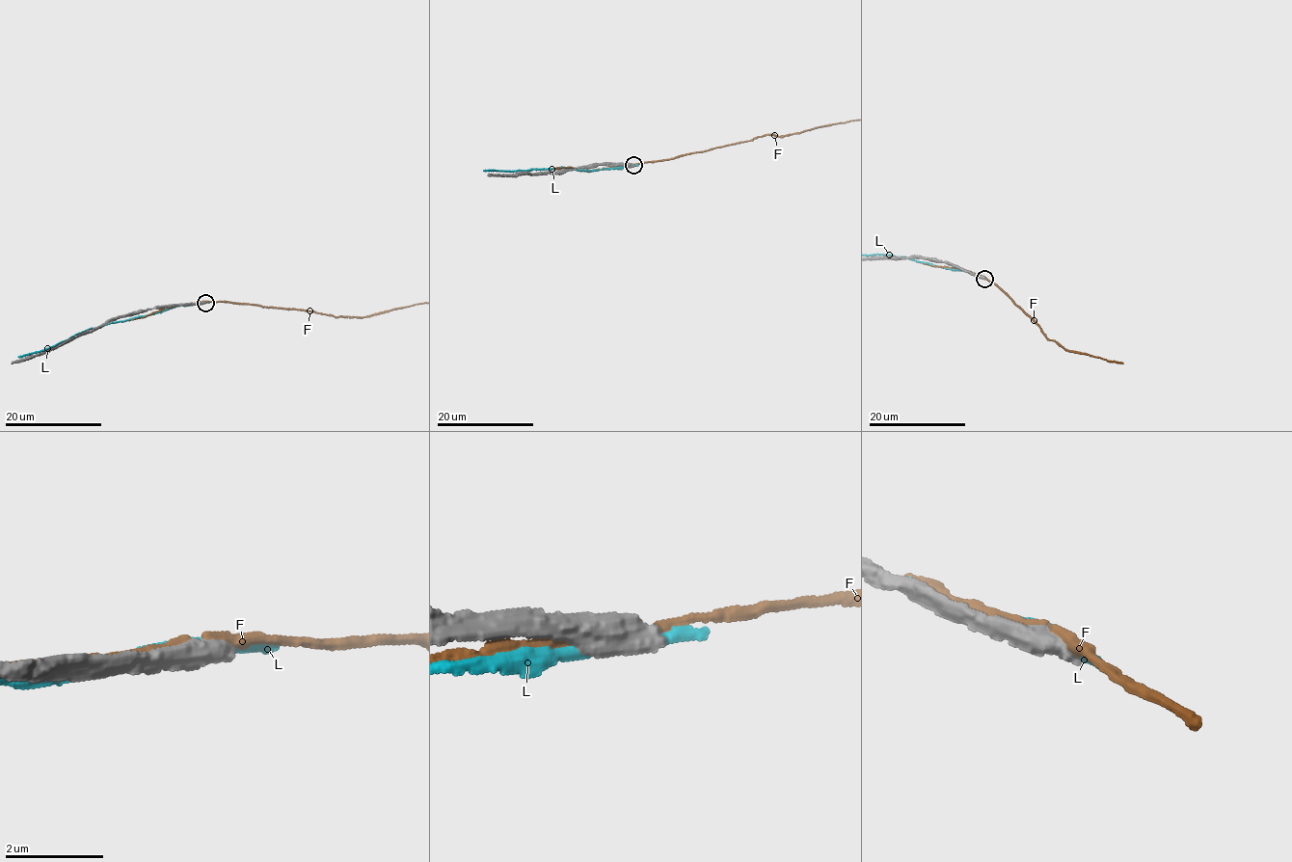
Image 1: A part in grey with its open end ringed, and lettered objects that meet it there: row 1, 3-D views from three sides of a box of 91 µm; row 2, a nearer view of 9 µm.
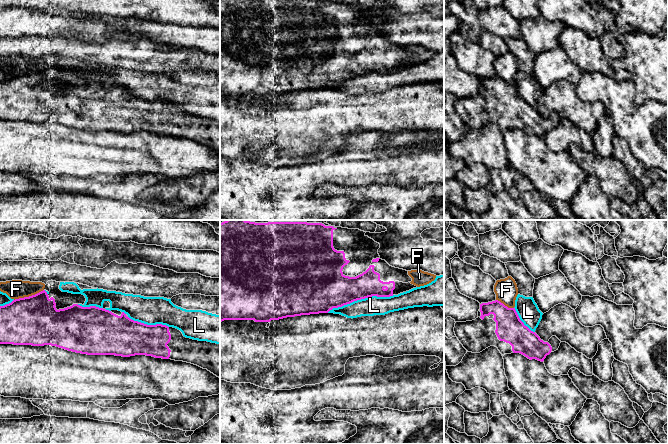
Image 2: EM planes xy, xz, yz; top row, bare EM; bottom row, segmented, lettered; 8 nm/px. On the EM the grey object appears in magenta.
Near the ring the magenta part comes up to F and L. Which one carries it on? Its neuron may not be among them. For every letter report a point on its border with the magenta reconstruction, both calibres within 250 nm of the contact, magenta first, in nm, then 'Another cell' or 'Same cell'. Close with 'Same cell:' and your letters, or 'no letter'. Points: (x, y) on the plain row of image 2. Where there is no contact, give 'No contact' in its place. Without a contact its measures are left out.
F: Touches magenta at xy (29, 72). Thickness 400 nm (magenta) against 160 nm. Another cell
L: Touches magenta at xz (360, 75). Thickness 300 nm (magenta) against 150 nm. Another cell
Same cell: no letter

